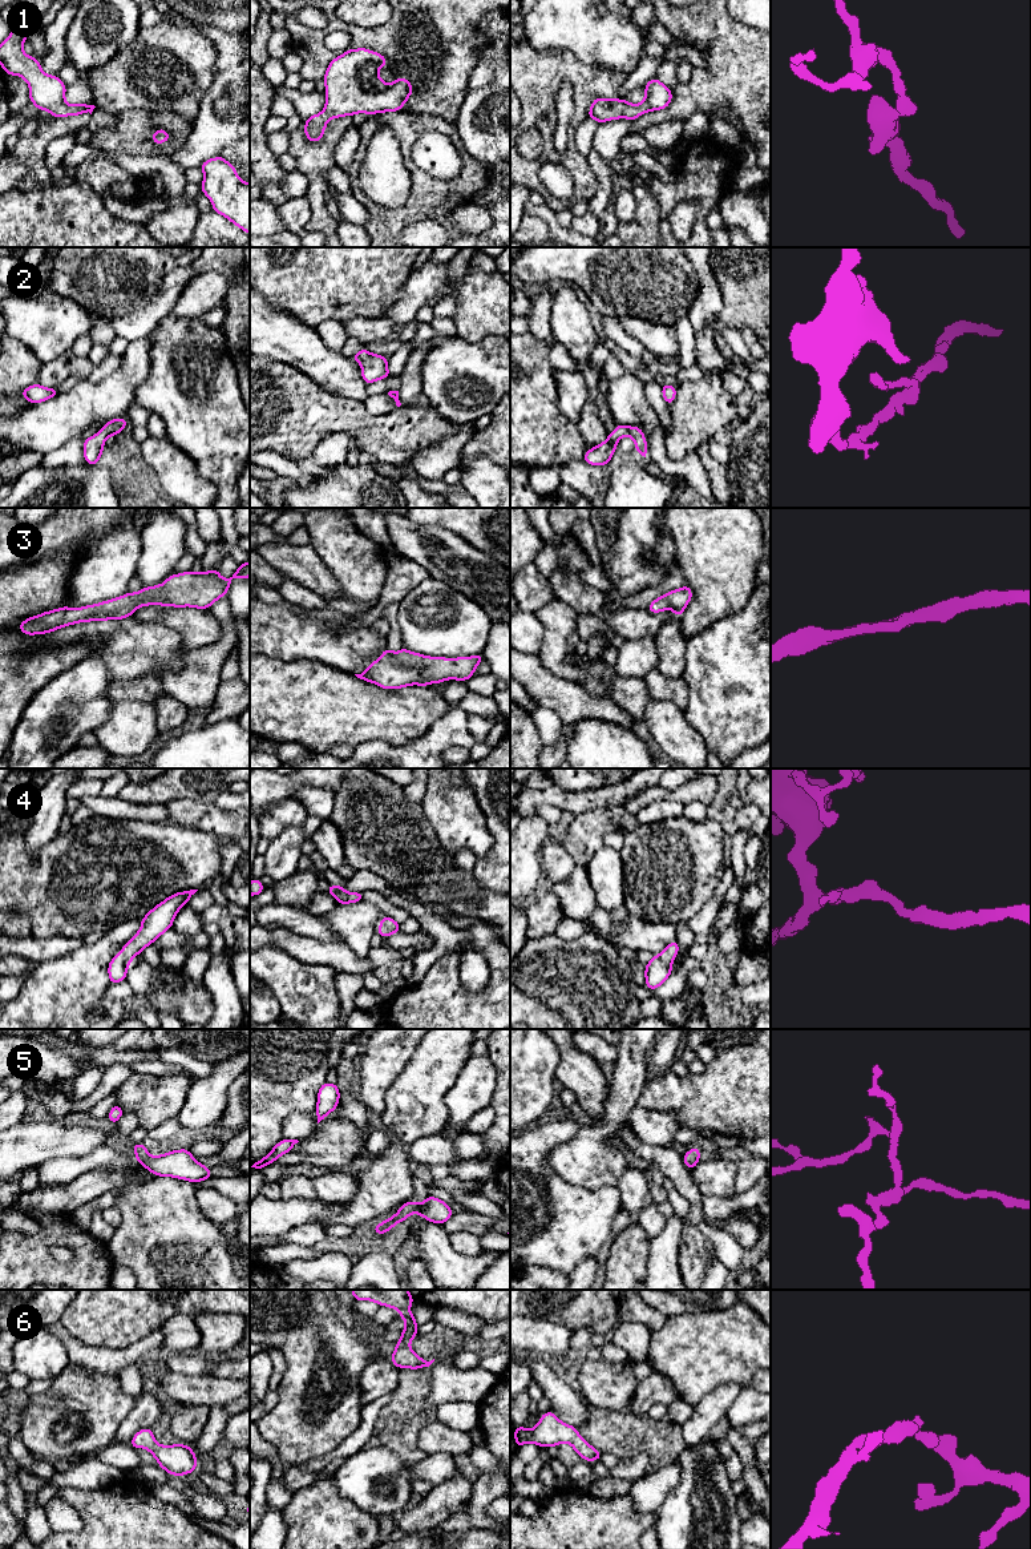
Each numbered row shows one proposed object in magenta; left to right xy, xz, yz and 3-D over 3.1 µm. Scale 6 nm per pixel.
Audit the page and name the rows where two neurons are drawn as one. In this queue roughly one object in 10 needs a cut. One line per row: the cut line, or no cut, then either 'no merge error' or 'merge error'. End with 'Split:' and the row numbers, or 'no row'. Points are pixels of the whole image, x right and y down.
1: cut none; no merge error
2: cut none; no merge error
3: cut none; no merge error
4: cut none; no merge error
5: cut none; no merge error
6: cut none; no merge error
Split: no row

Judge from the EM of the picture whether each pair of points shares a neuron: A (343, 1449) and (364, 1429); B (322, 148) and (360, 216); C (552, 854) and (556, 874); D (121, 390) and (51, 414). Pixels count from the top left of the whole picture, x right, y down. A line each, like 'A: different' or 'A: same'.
A: same
B: different
C: same
D: same

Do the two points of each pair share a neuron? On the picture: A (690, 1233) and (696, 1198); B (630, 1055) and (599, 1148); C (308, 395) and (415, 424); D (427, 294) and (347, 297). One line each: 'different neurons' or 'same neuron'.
A: same neuron
B: same neuron
C: same neuron
D: different neurons

